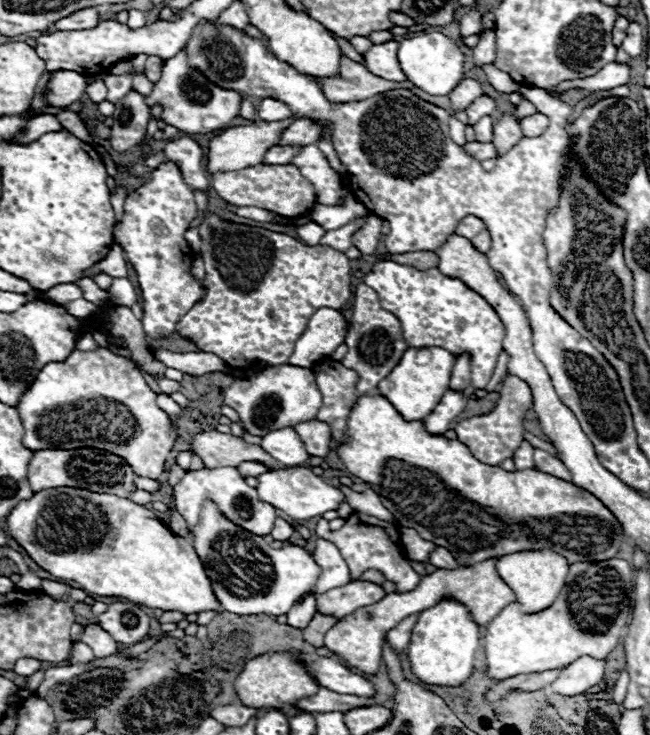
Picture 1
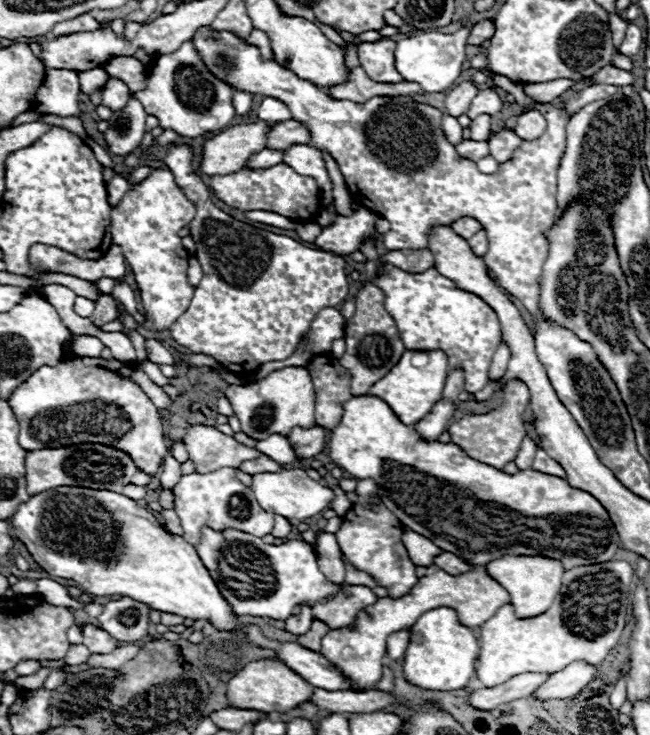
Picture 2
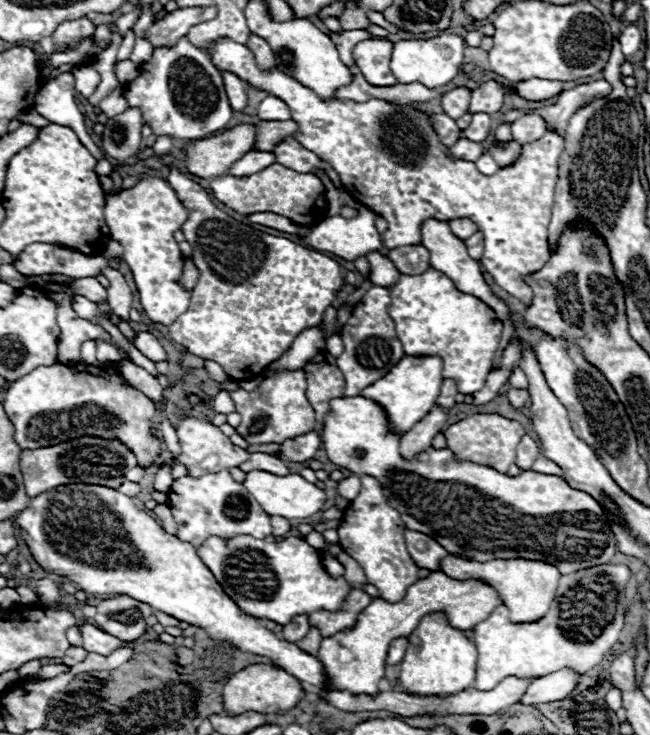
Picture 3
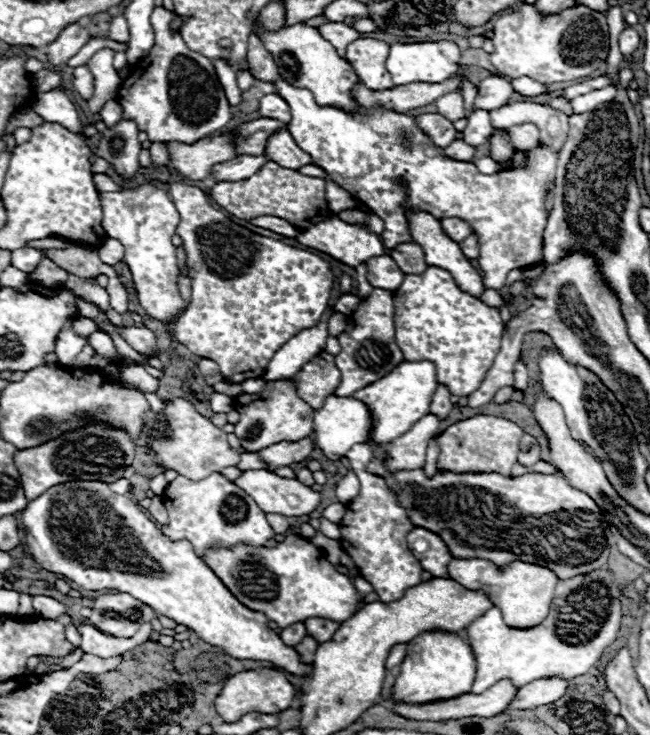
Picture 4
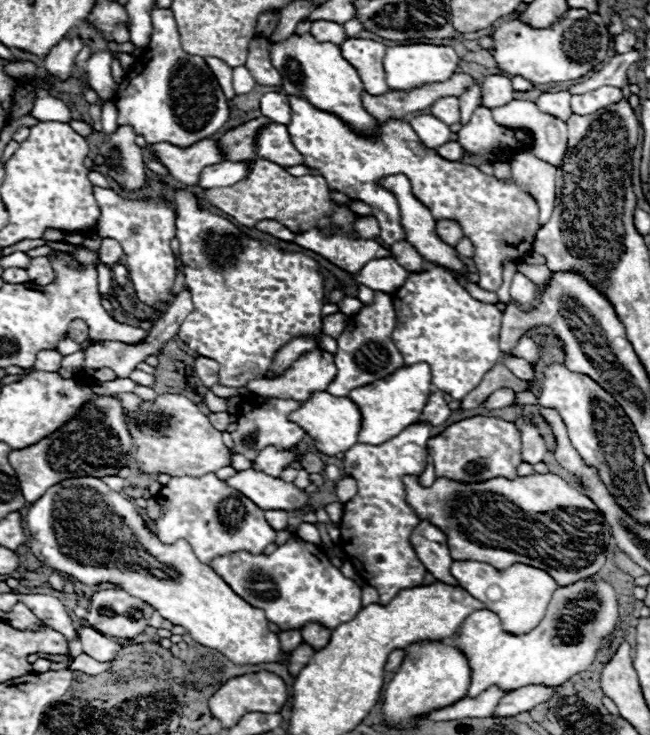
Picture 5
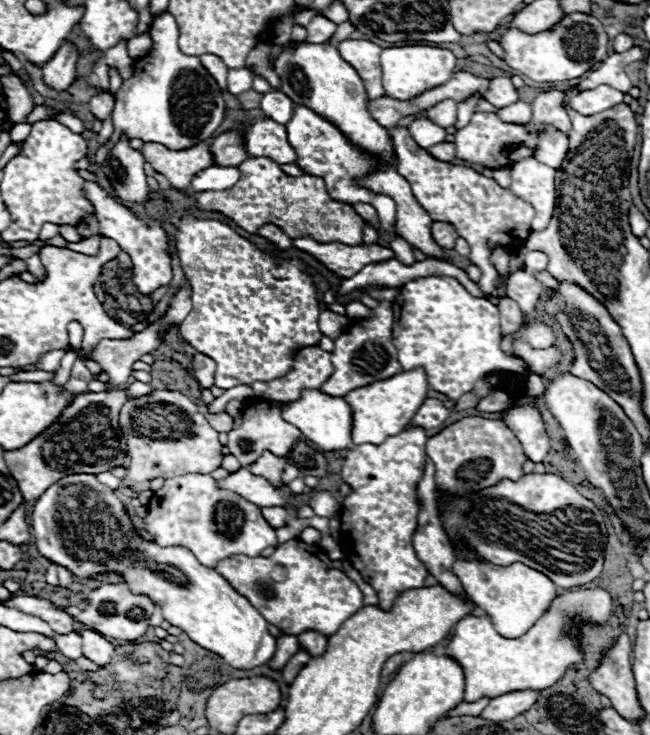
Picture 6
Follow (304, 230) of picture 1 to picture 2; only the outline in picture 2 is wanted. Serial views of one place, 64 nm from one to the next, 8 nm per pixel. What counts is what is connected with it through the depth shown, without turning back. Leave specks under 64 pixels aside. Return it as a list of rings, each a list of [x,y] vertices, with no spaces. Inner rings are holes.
[[[308,222],[308,224],[300,224],[298,226],[298,236],[302,240],[306,240],[306,242],[312,242],[318,234],[320,234],[320,226],[316,222],[312,222],[312,224]]]

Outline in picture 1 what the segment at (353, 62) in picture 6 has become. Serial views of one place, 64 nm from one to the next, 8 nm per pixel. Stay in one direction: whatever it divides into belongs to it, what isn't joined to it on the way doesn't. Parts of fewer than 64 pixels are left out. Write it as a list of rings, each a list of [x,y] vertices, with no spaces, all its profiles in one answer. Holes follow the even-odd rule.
[[[390,40],[384,44],[374,44],[370,50],[366,50],[364,56],[364,66],[368,72],[372,72],[378,78],[390,80],[390,82],[404,82],[406,76],[398,68],[398,42]]]

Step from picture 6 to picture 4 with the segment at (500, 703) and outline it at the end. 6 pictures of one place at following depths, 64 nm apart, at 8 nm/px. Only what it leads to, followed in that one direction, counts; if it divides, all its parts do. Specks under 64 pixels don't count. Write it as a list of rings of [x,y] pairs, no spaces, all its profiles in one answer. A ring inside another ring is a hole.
[[[560,678],[534,680],[516,692],[514,702],[510,702],[506,710],[534,710],[542,704],[550,704],[564,694],[566,686],[568,682]]]

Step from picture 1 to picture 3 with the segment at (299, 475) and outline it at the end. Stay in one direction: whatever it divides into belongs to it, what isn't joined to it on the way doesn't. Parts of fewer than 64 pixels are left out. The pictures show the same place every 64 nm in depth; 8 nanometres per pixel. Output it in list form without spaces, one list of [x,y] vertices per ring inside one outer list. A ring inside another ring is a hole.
[[[254,470],[246,474],[246,480],[242,482],[244,488],[248,488],[248,492],[258,500],[258,504],[262,506],[264,512],[268,512],[270,516],[284,516],[284,518],[308,518],[312,514],[316,514],[324,500],[326,494],[324,490],[316,488],[314,484],[306,482],[300,474],[288,474],[288,476],[276,476],[264,470]]]

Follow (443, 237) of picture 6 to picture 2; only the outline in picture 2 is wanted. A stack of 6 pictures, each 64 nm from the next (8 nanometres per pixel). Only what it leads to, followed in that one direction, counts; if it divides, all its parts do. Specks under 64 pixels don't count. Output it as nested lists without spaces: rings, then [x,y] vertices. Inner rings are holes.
[[[460,218],[452,224],[452,230],[458,234],[458,236],[464,236],[466,240],[470,236],[474,236],[478,230],[482,230],[482,226],[478,224],[478,220],[472,220],[472,218]]]

